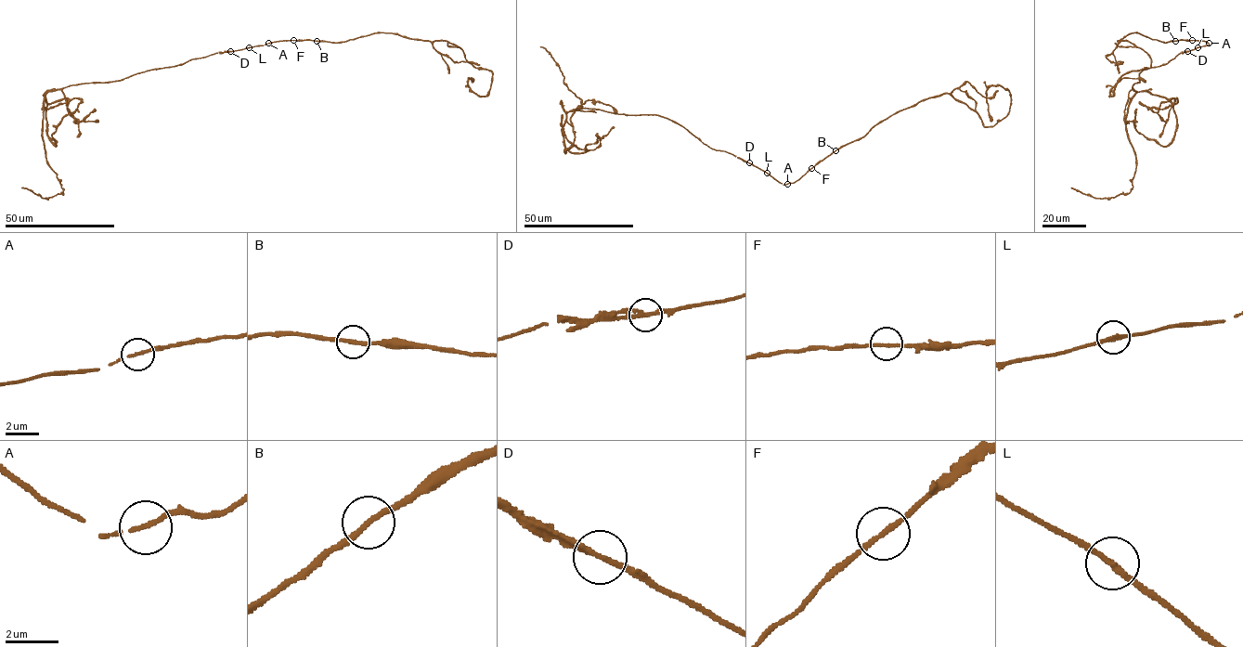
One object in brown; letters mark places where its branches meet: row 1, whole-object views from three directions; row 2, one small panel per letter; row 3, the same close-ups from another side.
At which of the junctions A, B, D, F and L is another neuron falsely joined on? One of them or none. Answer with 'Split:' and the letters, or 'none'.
Split: none

